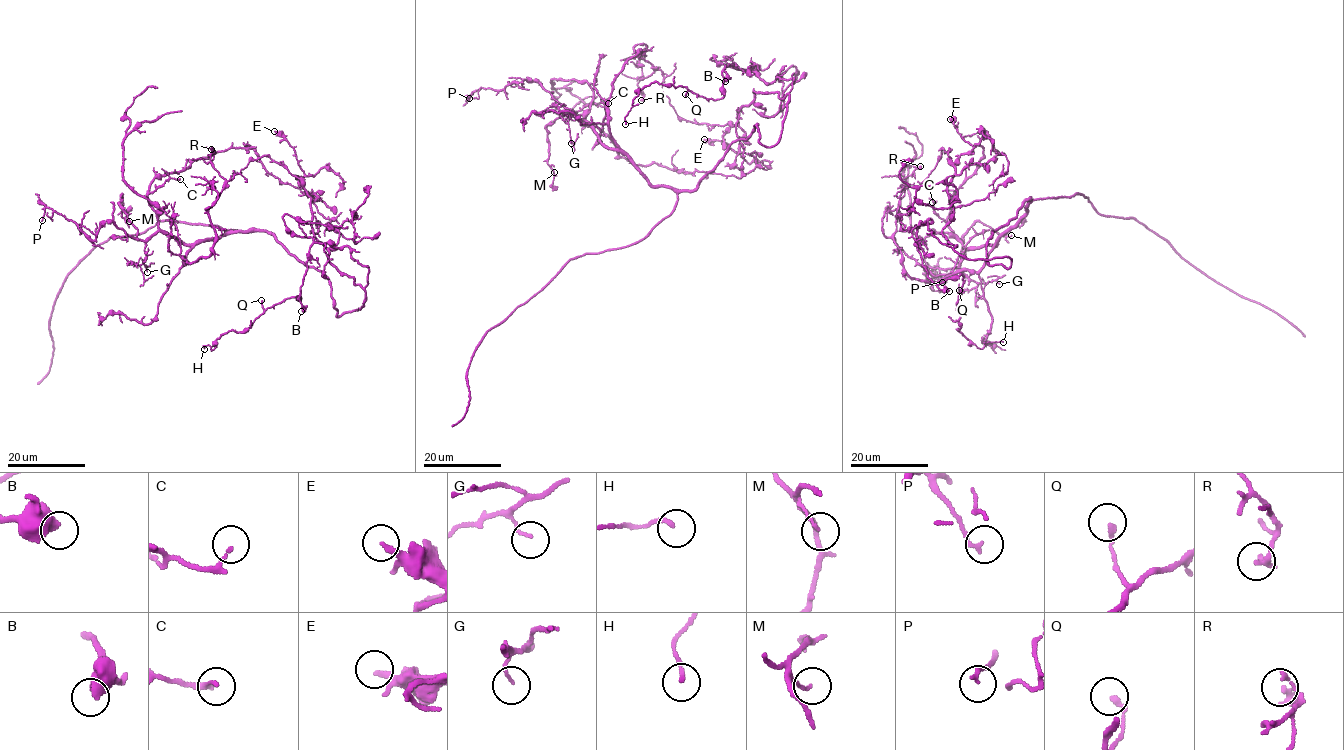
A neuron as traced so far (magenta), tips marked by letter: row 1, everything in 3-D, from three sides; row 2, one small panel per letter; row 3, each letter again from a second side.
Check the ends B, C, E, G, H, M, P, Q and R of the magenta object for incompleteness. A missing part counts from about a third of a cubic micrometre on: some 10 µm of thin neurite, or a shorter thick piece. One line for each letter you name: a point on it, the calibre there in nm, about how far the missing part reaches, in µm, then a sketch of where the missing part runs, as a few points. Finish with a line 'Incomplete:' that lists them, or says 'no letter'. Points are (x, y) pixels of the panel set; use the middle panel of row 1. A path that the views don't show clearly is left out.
Incomplete: no letter

